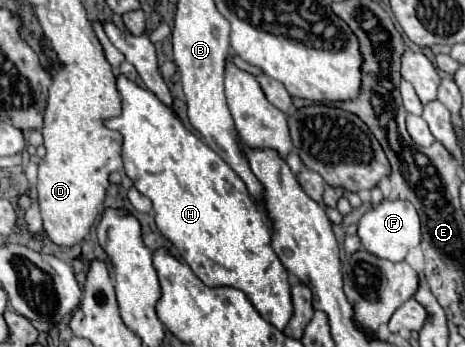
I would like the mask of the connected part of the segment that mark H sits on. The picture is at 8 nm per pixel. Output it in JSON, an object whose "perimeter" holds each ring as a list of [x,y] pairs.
{"perimeter":[[[115,75],[115,79],[121,95],[121,115],[105,119],[103,125],[123,135],[121,157],[125,163],[125,173],[135,183],[139,193],[151,199],[159,231],[175,245],[179,255],[205,285],[229,285],[241,289],[265,321],[277,329],[283,329],[283,325],[287,325],[291,319],[291,287],[287,283],[287,269],[281,265],[271,247],[271,227],[263,209],[255,205],[241,177],[193,131],[189,131],[175,111],[161,103],[155,93],[127,79],[125,75]]]}

